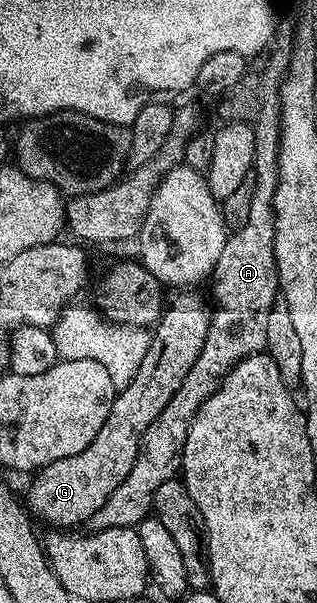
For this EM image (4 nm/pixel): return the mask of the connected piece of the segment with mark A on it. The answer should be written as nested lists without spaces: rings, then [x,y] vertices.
[[[275,85],[263,87],[260,96],[260,113],[254,119],[256,132],[256,161],[254,163],[254,200],[250,203],[250,216],[246,224],[235,227],[226,240],[226,248],[222,248],[222,256],[218,256],[218,264],[214,271],[216,283],[212,286],[211,297],[214,309],[210,320],[210,332],[206,336],[206,344],[202,344],[202,352],[198,352],[198,360],[194,360],[194,368],[186,372],[186,380],[174,396],[170,396],[170,404],[158,412],[158,420],[146,428],[140,441],[140,451],[136,463],[130,468],[130,476],[114,488],[110,500],[102,504],[90,519],[92,530],[106,528],[133,528],[139,526],[142,519],[149,517],[152,510],[154,492],[166,480],[170,480],[180,470],[180,458],[184,454],[184,445],[190,424],[202,406],[220,386],[220,382],[236,363],[242,361],[247,354],[264,350],[266,344],[266,316],[280,294],[280,277],[278,264],[274,256],[274,188],[276,187],[276,160],[280,147],[280,108],[278,90]]]

